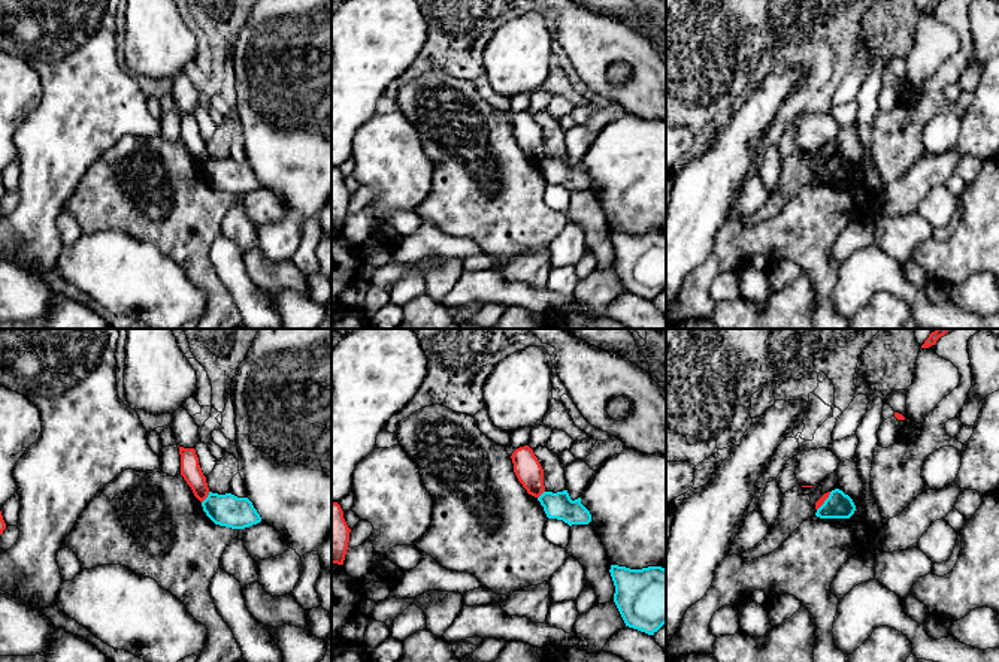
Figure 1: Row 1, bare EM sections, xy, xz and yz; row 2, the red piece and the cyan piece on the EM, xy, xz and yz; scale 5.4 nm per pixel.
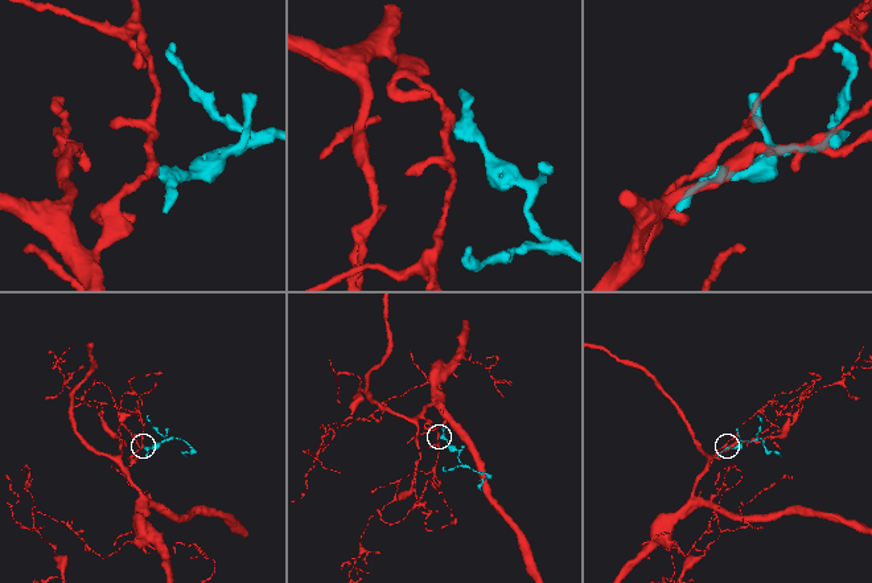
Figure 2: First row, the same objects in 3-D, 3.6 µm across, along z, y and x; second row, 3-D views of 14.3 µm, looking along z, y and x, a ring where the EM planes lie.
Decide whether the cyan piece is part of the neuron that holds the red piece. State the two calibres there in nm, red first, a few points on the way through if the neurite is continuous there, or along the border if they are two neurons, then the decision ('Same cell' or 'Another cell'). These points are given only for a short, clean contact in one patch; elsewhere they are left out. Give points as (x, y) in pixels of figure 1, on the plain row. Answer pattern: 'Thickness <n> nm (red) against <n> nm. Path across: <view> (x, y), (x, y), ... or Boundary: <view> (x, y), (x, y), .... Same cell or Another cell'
Thickness 110 nm (red) against 180 nm. Boundary: xy (209, 157), (202, 168). Another cell

